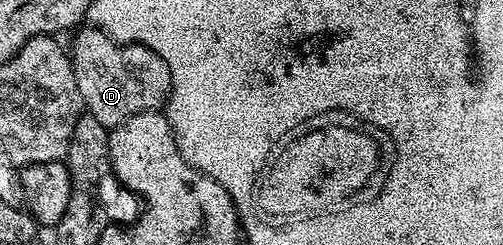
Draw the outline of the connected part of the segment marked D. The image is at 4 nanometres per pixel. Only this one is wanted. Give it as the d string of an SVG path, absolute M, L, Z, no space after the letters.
M87 25L83 29L69 54L86 114L97 117L101 125L110 129L142 111L154 111L166 104L171 74L162 57L142 43L116 43L98 27Z

